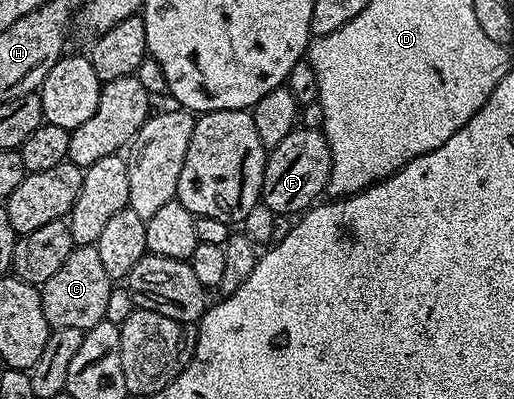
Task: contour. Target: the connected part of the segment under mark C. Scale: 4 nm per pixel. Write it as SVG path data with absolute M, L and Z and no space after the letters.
M97 245L77 246L68 259L64 259L64 267L40 286L44 319L51 330L76 327L85 331L96 327L96 323L106 320L111 288L112 279L108 271L104 271L104 263L100 263Z

